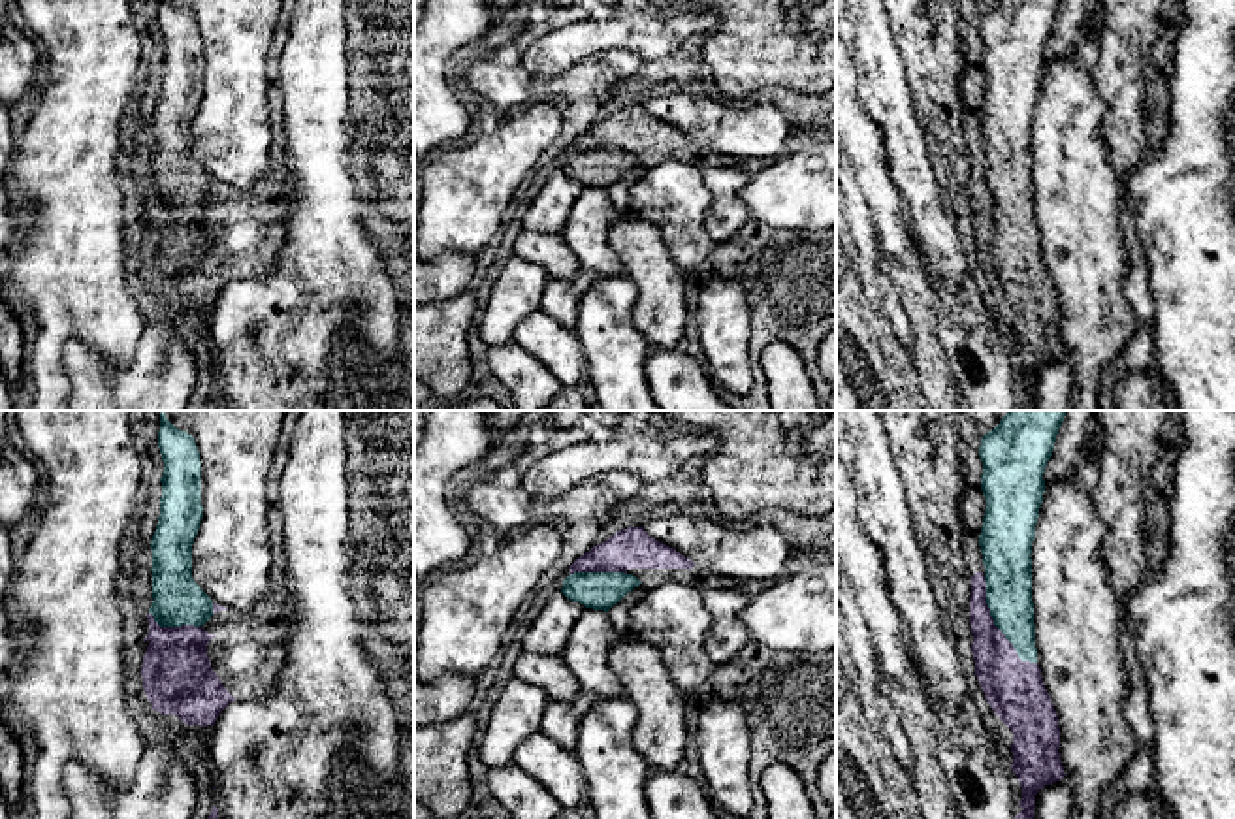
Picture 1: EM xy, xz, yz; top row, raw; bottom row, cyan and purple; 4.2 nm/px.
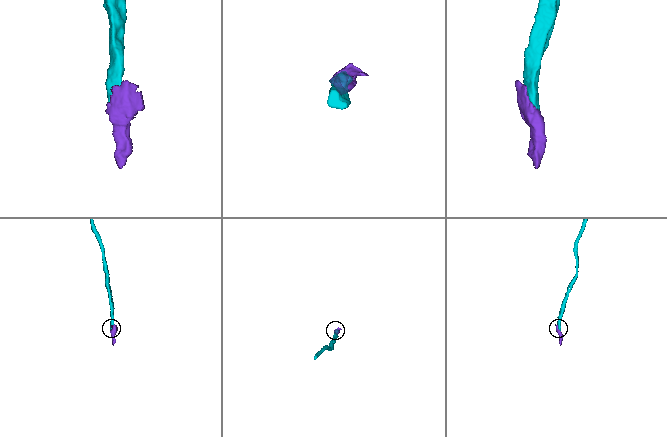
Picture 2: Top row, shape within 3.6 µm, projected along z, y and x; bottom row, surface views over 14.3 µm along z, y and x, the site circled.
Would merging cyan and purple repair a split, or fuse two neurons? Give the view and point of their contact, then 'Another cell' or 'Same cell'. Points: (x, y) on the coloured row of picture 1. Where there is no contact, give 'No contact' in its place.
Touches cyan at yz (994, 624). Same cell

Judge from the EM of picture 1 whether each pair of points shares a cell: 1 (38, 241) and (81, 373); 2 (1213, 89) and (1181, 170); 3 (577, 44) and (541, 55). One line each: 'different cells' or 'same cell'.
1: different cells
2: same cell
3: same cell

